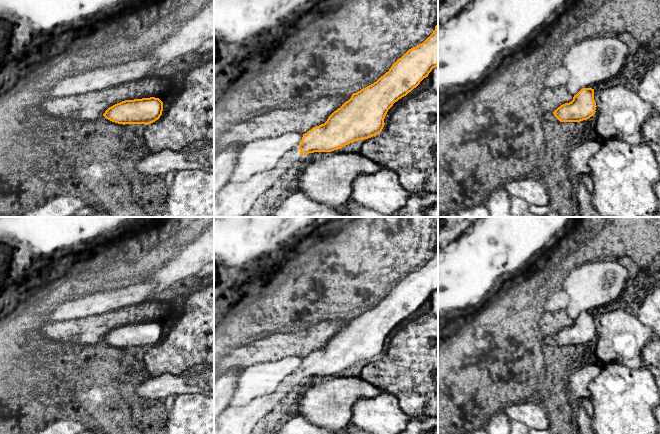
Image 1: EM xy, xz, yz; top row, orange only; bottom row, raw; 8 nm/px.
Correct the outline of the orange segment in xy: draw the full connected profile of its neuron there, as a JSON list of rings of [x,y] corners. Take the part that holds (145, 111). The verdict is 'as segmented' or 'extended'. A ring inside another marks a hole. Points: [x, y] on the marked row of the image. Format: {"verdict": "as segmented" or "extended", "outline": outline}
{"verdict": "as segmented", "outline": [[[150,97],[125,100],[109,107],[103,116],[118,124],[151,124],[162,115],[163,102]]]}

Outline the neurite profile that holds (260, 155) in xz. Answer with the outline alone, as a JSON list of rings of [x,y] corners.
[[[287,132],[244,144],[228,182],[246,181],[257,173],[272,170],[289,150],[299,145],[302,137],[301,133]]]

